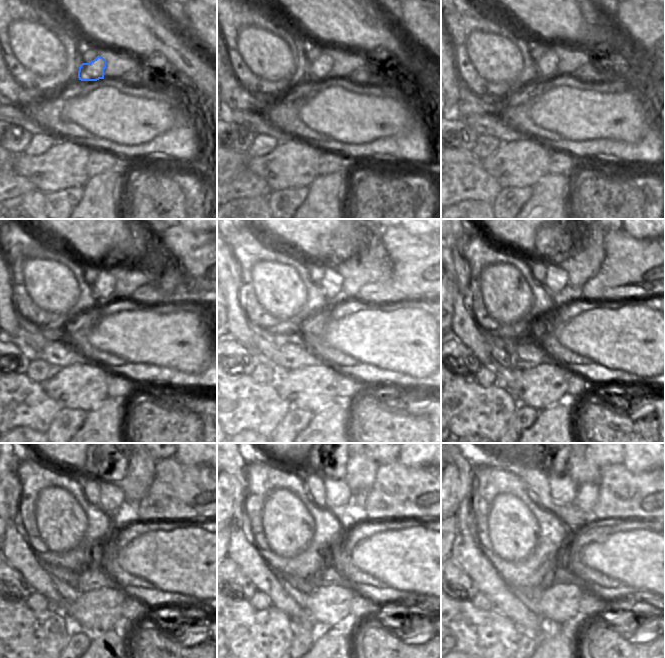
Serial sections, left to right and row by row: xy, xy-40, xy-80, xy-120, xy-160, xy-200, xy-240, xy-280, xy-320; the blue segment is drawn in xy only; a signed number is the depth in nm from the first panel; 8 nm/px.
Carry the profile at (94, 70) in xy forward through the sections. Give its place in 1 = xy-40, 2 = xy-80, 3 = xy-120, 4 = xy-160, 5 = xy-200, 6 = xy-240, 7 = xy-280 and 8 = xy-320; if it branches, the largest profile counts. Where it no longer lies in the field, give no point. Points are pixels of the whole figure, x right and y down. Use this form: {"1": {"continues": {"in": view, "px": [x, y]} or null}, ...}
{"1": {"continues": {"in": "xy-40", "px": [318, 70]}}, "2": {"continues": {"in": "xy-80", "px": [548, 64]}}, "3": {"continues": {"in": "xy-120", "px": [103, 287]}}, "4": {"continues": {"in": "xy-160", "px": [331, 284]}}, "5": {"continues": {"in": "xy-200", "px": [556, 282]}}, "6": {"continues": {"in": "xy-240", "px": [113, 504]}}, "7": {"continues": {"in": "xy-280", "px": [338, 494]}}, "8": {"continues": {"in": "xy-320", "px": [563, 490]}}}

